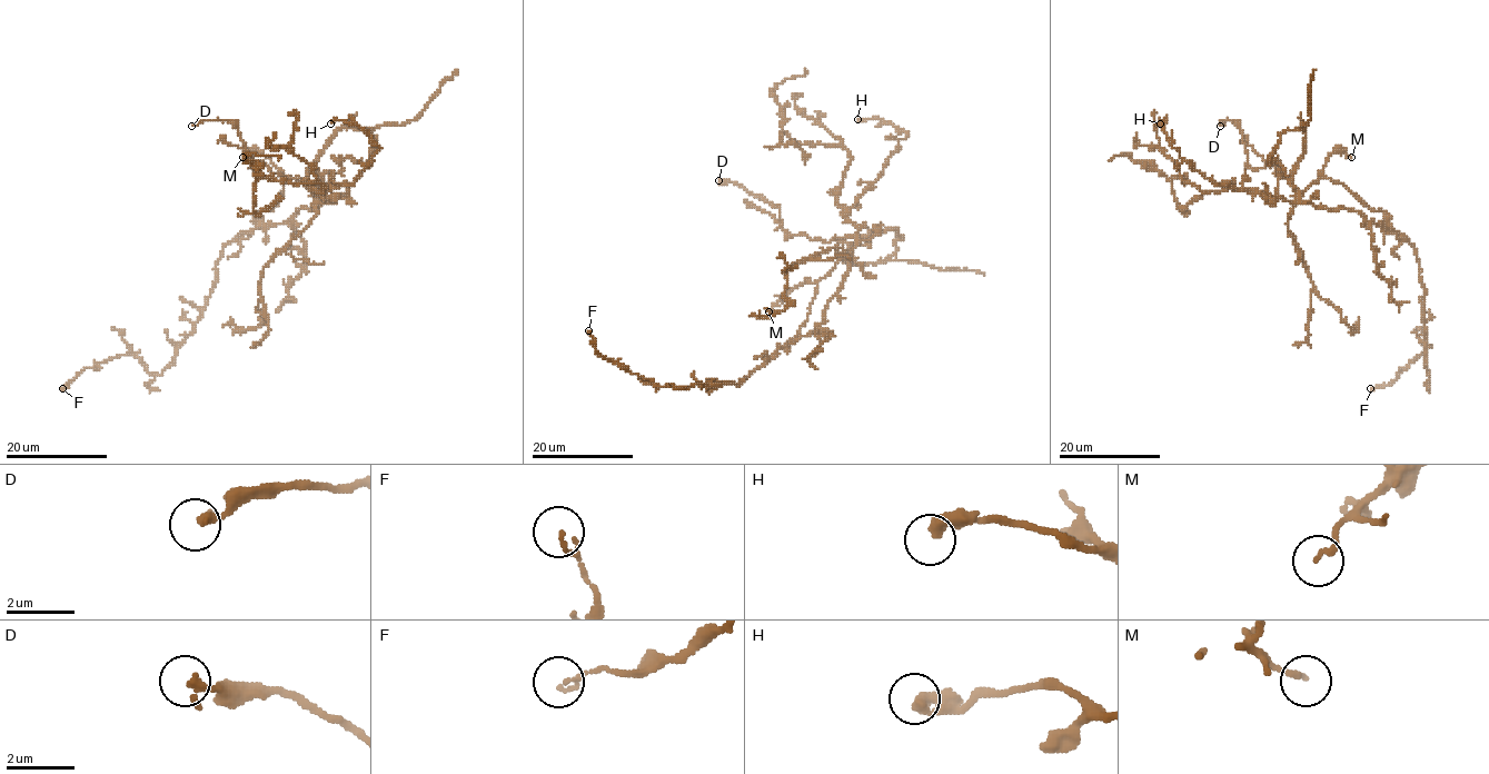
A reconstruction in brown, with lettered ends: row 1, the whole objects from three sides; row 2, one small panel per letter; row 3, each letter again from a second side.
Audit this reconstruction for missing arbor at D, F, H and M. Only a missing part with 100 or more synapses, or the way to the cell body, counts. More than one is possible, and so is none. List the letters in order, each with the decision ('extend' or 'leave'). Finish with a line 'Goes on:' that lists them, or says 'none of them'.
D: leave
F: leave
H: leave
M: leave
Goes on: none of them

